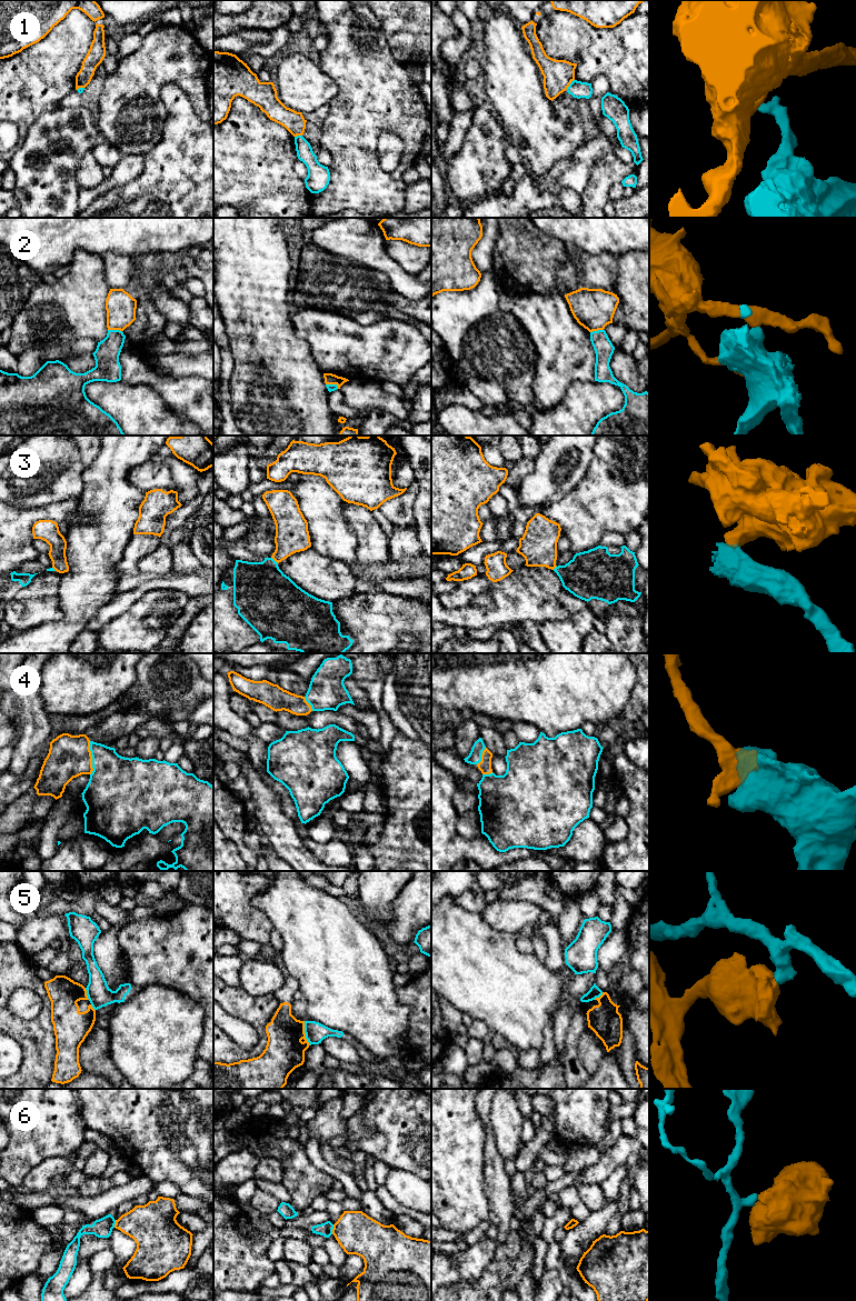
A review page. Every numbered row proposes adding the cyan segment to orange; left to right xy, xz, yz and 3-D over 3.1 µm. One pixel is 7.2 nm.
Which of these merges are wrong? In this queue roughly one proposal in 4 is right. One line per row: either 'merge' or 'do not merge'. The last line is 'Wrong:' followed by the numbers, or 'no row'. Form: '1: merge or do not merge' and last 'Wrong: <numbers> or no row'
1: do not merge
2: do not merge
3: do not merge
4: merge
5: do not merge
6: do not merge
Wrong: 1, 2, 3, 5, 6

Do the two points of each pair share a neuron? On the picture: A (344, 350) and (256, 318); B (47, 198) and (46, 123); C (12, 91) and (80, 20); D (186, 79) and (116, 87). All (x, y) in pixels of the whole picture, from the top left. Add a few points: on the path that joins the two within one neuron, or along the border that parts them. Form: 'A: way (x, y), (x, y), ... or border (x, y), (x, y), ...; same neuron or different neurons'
A: border (294, 310), (292, 328), (308, 344), (310, 354); different neurons
B: way (47, 179), (47, 160), (50, 153), (50, 142); same neuron
C: way (30, 73), (66, 38); same neuron
D: way (168, 77), (142, 77), (133, 86); same neuron

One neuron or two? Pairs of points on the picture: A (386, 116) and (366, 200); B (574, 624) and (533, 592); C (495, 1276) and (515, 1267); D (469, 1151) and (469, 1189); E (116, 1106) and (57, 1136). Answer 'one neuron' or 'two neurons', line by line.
A: one neuron
B: two neurons
C: one neuron
D: one neuron
E: two neurons

